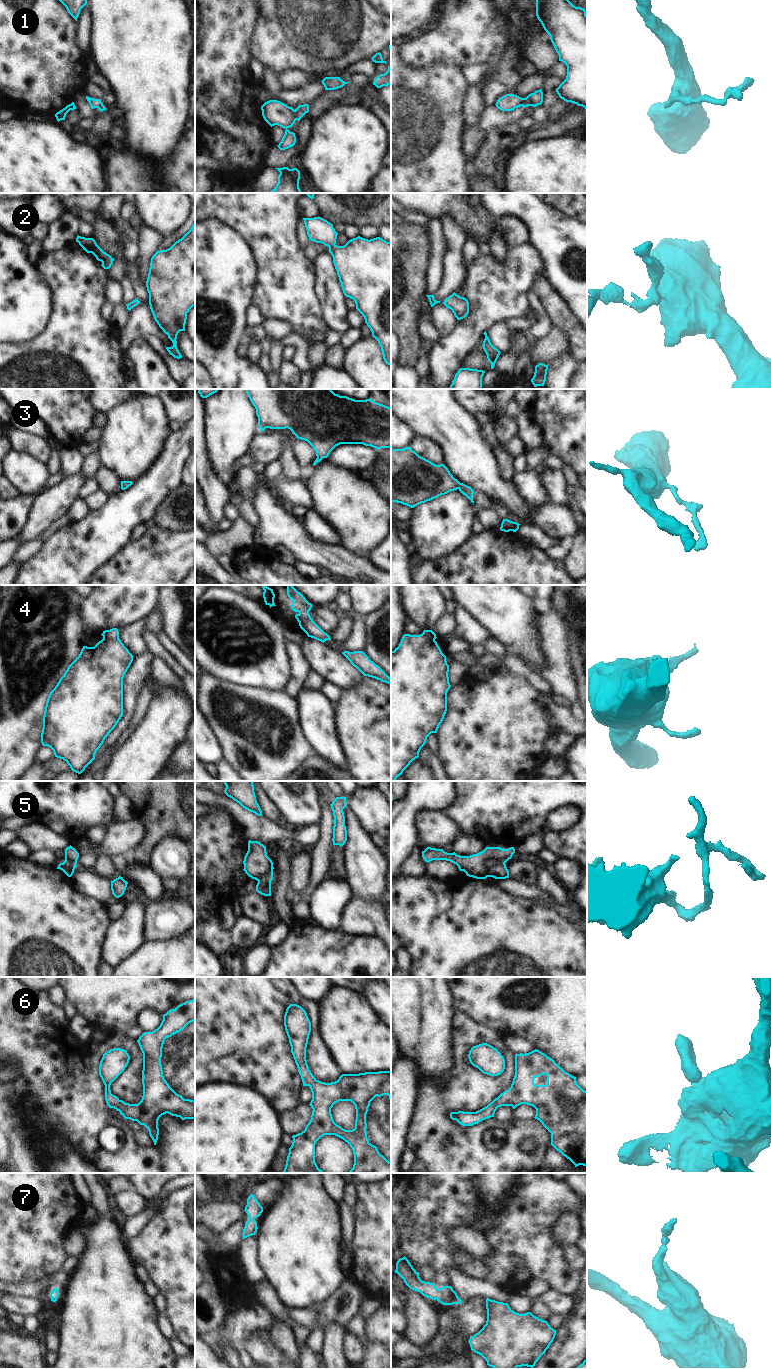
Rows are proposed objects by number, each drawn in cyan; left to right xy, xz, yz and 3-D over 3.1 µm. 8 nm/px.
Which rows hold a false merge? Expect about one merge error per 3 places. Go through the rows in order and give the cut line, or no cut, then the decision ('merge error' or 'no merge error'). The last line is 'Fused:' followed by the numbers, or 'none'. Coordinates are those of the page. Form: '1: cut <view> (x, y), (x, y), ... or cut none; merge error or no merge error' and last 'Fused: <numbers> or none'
1: cut none; no merge error
2: cut none; no merge error
3: cut none; no merge error
4: cut xy (103, 636), (109, 639), (118, 639); merge error
5: cut yz (504, 862), (492, 862), (489, 865), (487, 876); merge error
6: cut none; no merge error
7: cut none; no merge error
Fused: 4, 5

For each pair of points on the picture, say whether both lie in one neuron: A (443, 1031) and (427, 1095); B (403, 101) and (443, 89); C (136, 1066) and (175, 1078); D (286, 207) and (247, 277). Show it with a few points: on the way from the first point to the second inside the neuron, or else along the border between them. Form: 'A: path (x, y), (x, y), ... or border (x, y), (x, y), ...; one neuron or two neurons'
A: border (453, 1066), (439, 1079), (418, 1079); two neurons
B: path (413, 101), (427, 101), (433, 95); one neuron
C: border (138, 1045), (142, 1053), (142, 1092); two neurons
D: border (251, 251), (253, 253); two neurons

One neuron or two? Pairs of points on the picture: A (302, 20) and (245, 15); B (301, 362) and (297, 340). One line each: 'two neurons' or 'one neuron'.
A: two neurons
B: one neuron

